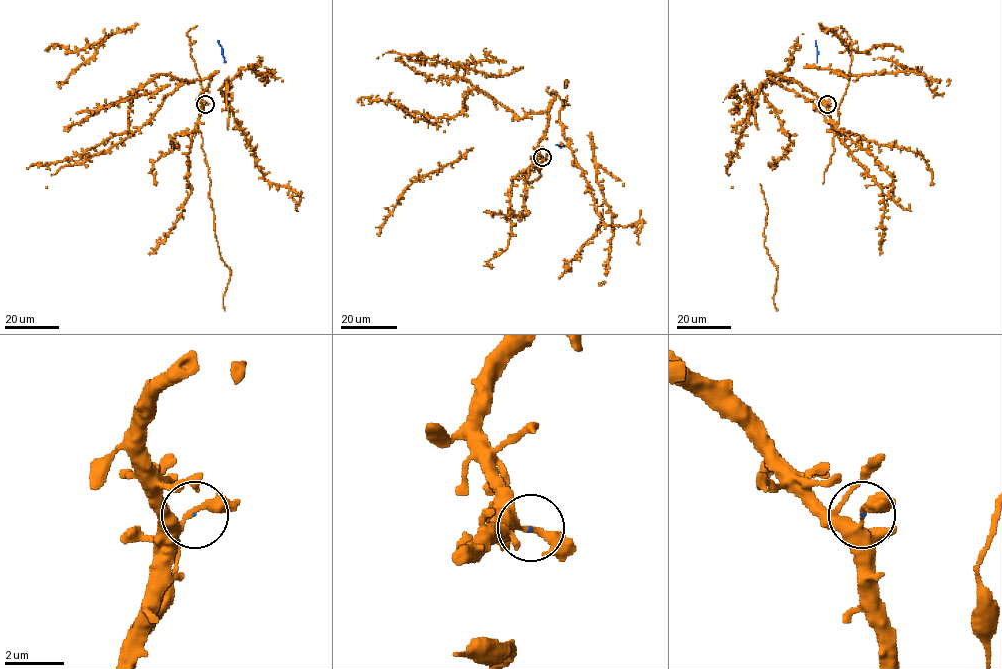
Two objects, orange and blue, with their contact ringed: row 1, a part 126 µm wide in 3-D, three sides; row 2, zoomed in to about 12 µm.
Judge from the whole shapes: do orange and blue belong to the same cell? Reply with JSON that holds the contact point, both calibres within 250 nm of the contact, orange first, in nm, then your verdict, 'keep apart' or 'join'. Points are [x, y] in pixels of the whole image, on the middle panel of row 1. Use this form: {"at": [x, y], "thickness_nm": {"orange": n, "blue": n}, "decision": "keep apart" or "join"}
{"at": [542, 157], "thickness_nm": {"orange": 280, "blue": 50}, "decision": "join"}

